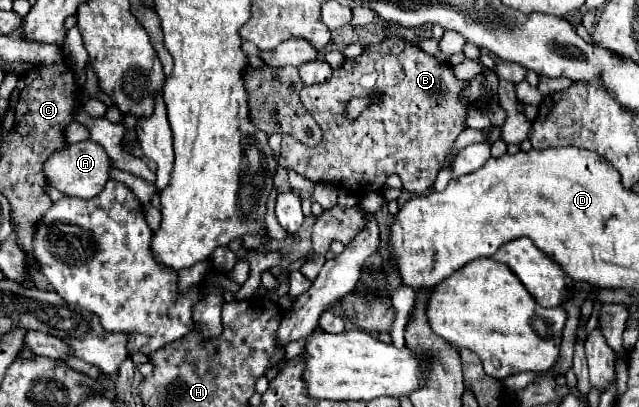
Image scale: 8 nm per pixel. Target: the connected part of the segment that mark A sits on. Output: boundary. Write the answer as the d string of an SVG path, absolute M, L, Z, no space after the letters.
M82 141L82 143L66 145L60 151L54 151L52 157L48 157L48 161L44 163L44 175L50 181L50 185L62 191L64 195L78 197L78 199L92 199L94 195L100 193L104 181L108 181L110 165L112 165L110 157L98 143Z

